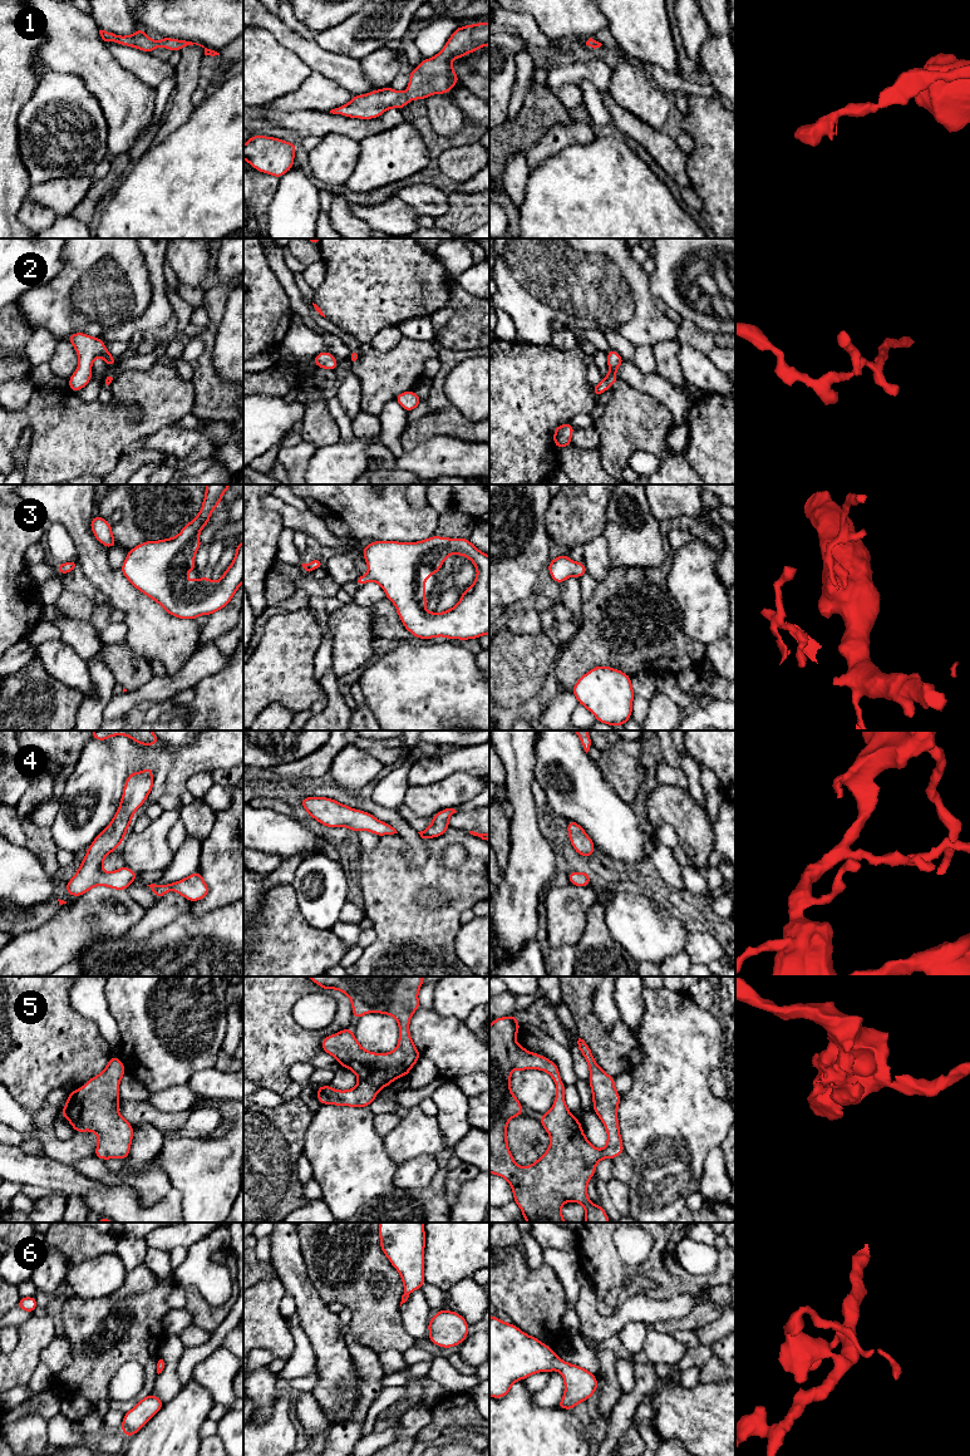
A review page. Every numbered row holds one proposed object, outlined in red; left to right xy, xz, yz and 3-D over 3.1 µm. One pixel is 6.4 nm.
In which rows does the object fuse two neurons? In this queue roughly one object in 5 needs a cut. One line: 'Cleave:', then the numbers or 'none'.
Cleave: none

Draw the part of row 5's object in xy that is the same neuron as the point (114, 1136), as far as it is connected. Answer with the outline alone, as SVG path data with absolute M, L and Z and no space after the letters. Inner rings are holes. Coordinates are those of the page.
M112 1057L105 1069L69 1093L61 1115L75 1132L93 1131L98 1136L94 1156L102 1160L129 1159L133 1126L117 1111L119 1083L125 1074L119 1057Z

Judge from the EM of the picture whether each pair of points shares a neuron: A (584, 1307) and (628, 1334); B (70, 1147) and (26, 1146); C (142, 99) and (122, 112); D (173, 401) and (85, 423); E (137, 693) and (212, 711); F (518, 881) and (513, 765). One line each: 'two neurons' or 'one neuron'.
A: two neurons
B: two neurons
C: one neuron
D: one neuron
E: two neurons
F: one neuron

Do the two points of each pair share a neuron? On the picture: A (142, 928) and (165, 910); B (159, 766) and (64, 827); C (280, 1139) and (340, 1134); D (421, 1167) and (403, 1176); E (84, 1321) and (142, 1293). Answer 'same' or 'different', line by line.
A: same
B: same
C: different
D: same
E: same

